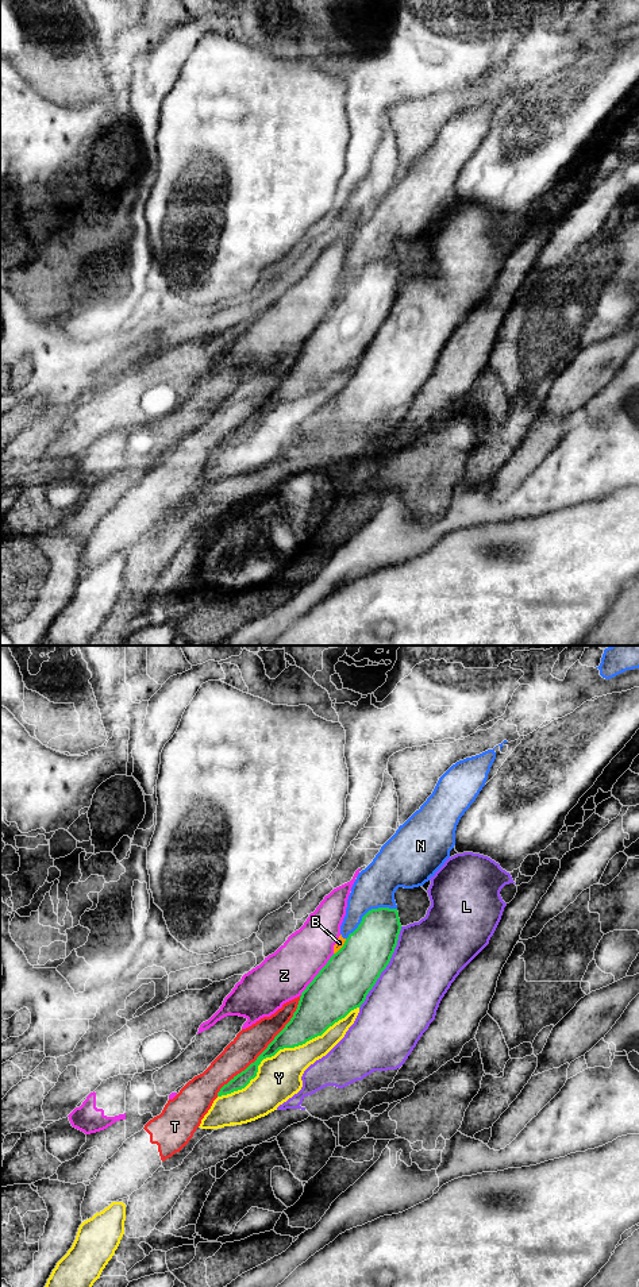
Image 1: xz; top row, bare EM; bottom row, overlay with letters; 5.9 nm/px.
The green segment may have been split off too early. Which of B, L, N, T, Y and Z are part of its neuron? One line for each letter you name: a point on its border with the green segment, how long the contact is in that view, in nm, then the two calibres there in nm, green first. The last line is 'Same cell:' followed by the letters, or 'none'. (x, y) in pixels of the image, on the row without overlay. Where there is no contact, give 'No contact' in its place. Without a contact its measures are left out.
Same cell: none

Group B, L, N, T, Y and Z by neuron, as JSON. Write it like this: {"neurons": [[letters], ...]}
{"neurons": [["B", "N"], ["L"], ["T"], ["Y"], ["Z"]]}

